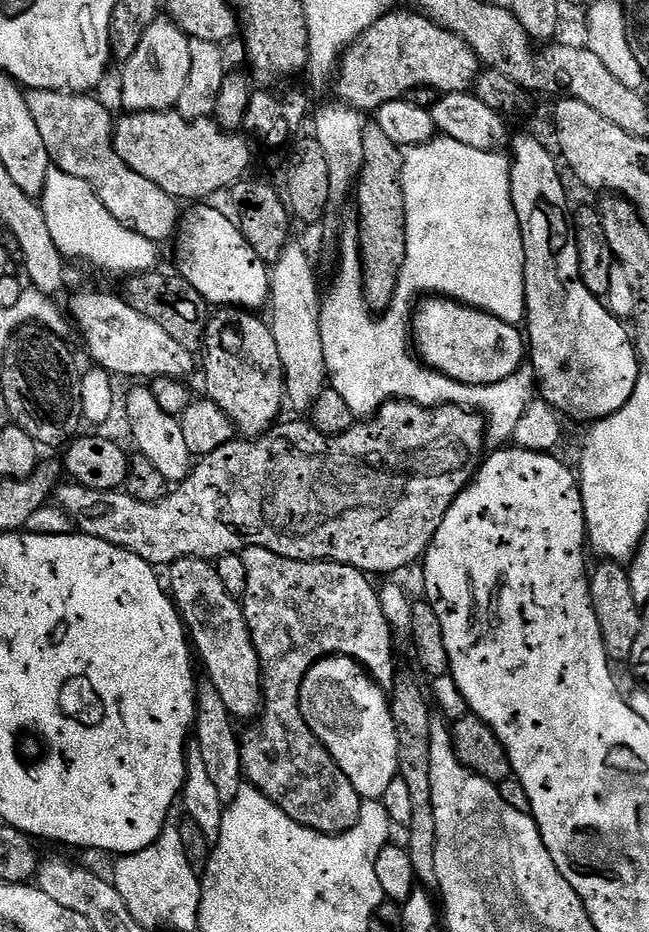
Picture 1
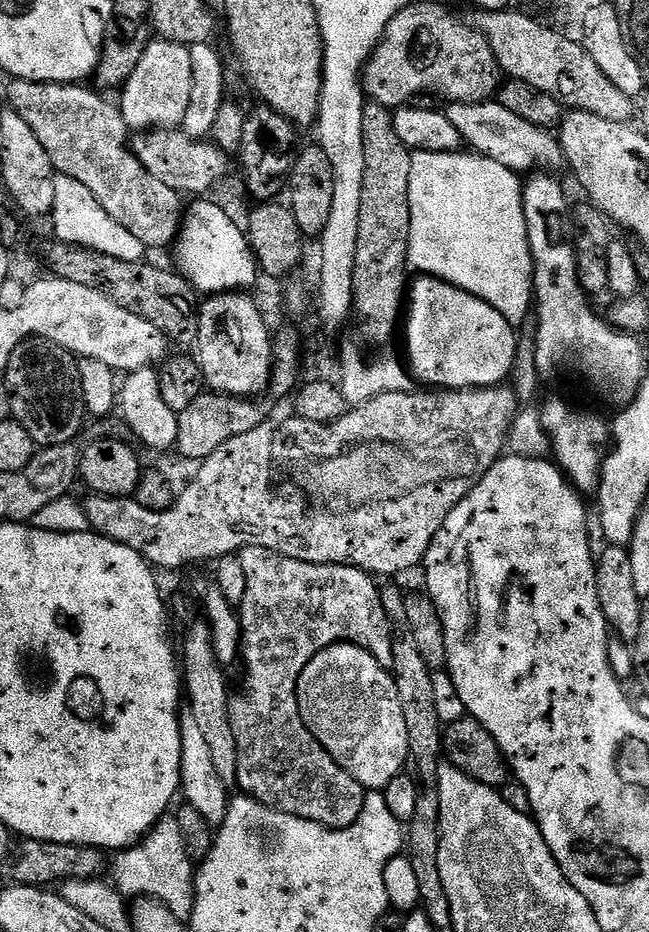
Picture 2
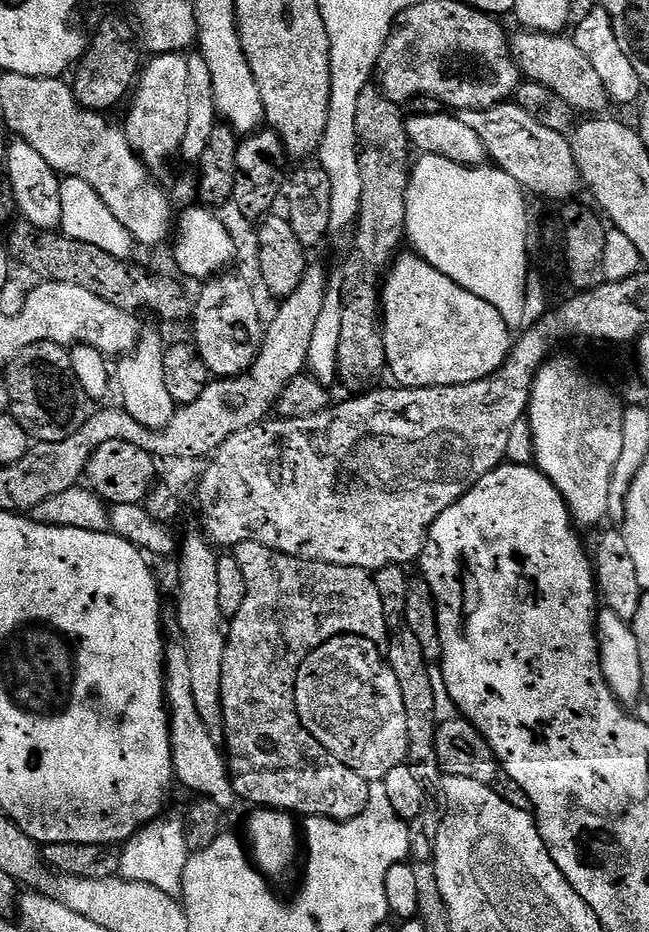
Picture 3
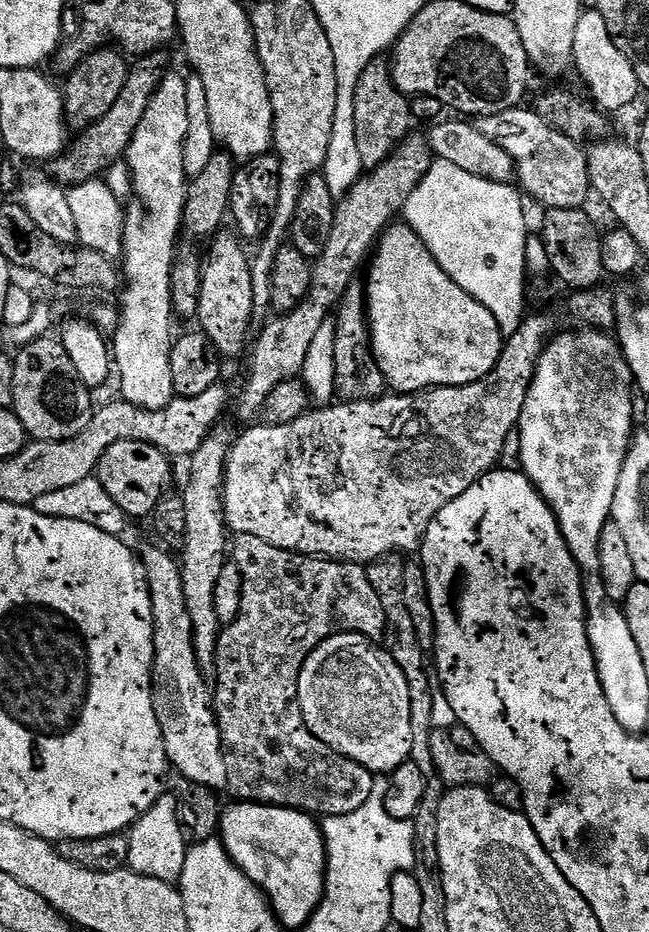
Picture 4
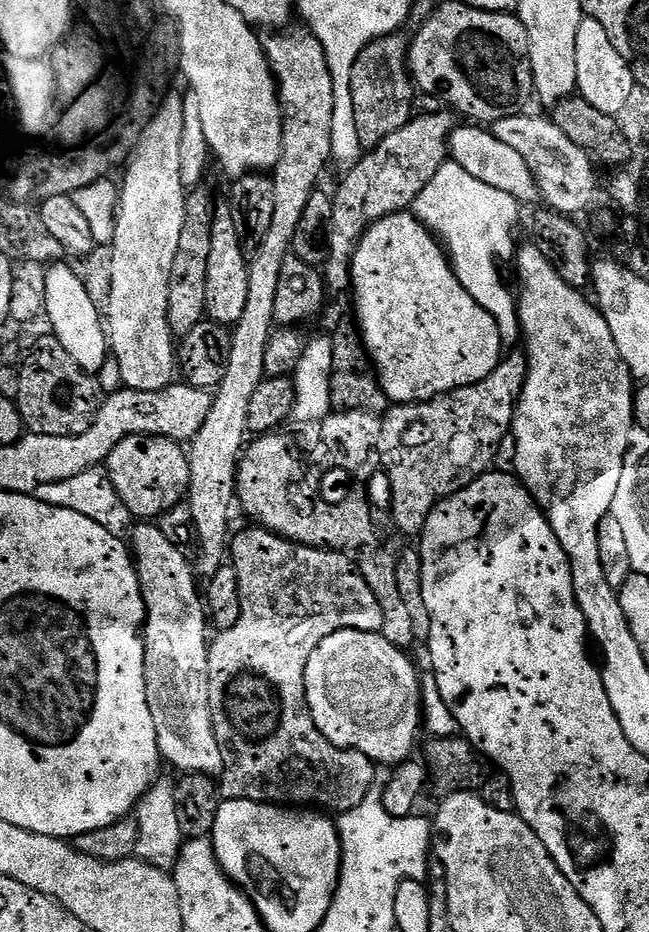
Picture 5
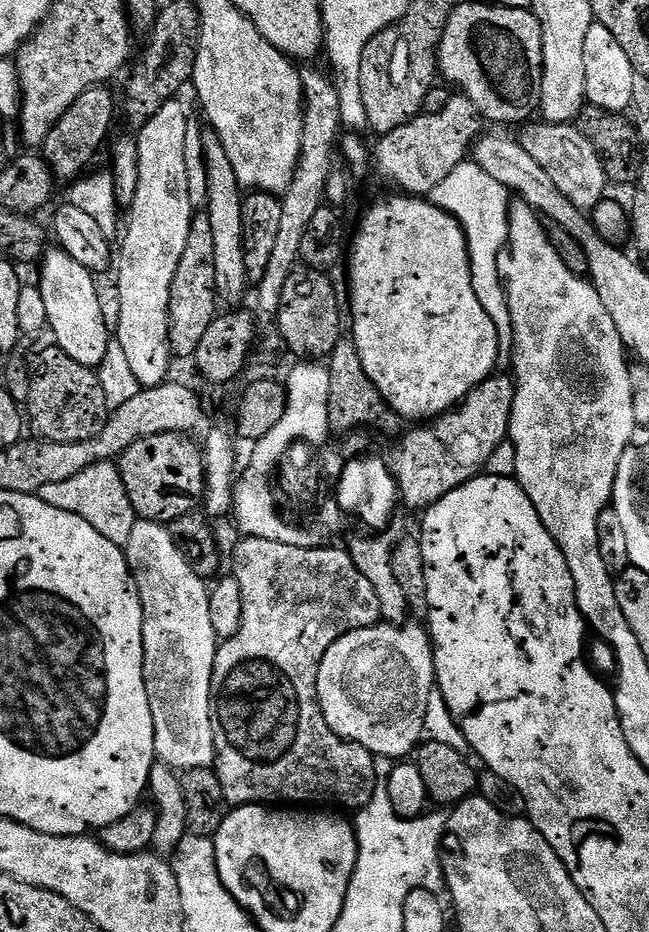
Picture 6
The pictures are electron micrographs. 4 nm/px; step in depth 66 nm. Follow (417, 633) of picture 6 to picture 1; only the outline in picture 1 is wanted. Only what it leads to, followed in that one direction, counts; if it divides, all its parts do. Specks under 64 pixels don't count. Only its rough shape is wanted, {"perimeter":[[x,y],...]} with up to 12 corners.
{"perimeter":[[351,656],[304,676],[306,726],[361,801],[398,775],[390,696]]}

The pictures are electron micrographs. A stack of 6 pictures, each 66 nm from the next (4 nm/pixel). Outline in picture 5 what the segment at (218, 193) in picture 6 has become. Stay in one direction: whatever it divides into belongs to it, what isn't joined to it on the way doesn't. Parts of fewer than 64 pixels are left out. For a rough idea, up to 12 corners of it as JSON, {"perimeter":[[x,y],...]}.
{"perimeter":[[216,205],[206,266],[206,316],[235,326],[250,260],[233,209]]}

